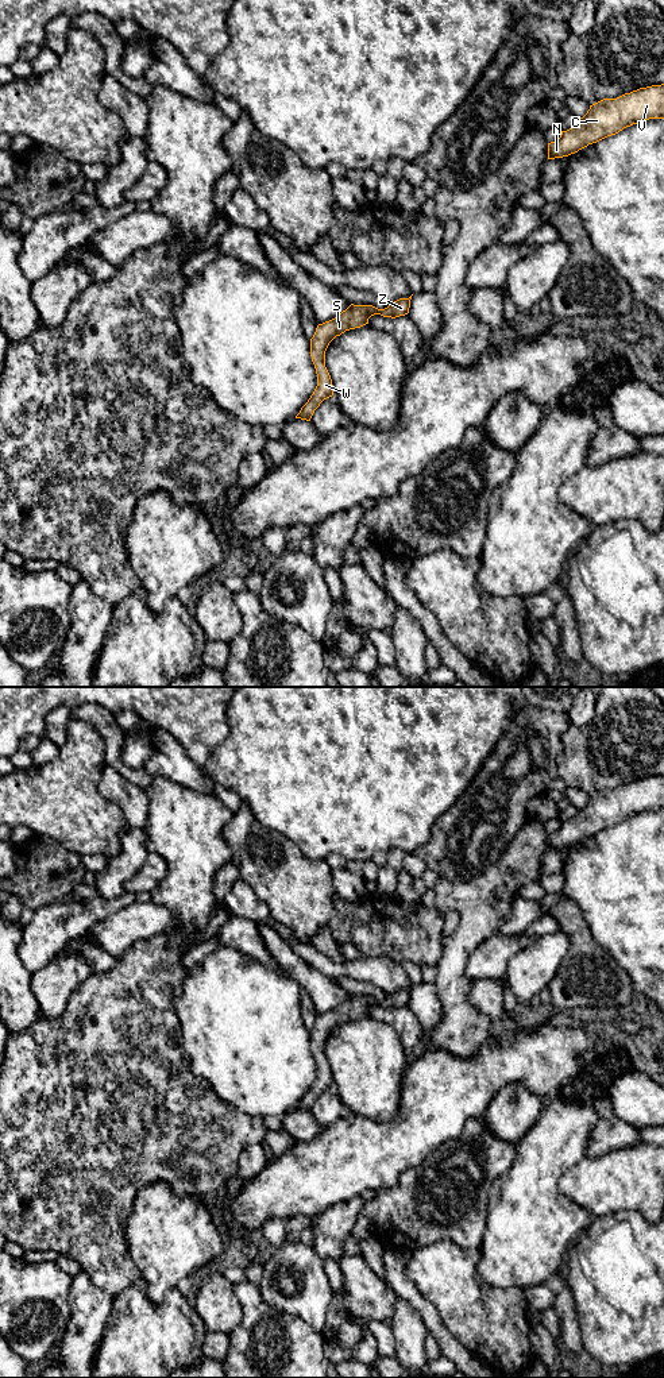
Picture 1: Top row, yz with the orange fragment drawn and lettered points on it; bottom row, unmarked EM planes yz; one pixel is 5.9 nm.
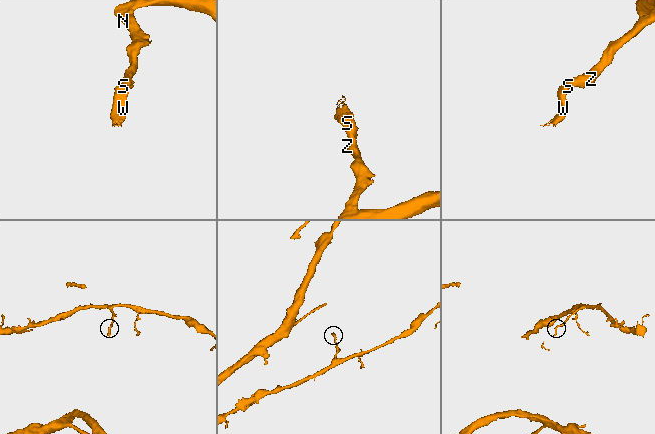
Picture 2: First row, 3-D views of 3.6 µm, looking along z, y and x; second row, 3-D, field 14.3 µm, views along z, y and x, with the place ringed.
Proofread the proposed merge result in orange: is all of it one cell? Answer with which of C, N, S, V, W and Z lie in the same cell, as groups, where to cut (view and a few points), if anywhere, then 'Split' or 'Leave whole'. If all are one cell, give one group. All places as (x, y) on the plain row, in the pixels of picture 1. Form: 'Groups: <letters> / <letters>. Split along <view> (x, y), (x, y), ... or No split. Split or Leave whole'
Groups: C N S V W Z. No split. Leave whole

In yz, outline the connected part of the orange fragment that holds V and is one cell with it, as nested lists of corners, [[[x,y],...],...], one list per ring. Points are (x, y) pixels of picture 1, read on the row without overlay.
[[[664,775],[640,779],[590,796],[572,819],[561,822],[557,831],[548,834],[548,850],[568,848],[649,810],[664,810]]]

